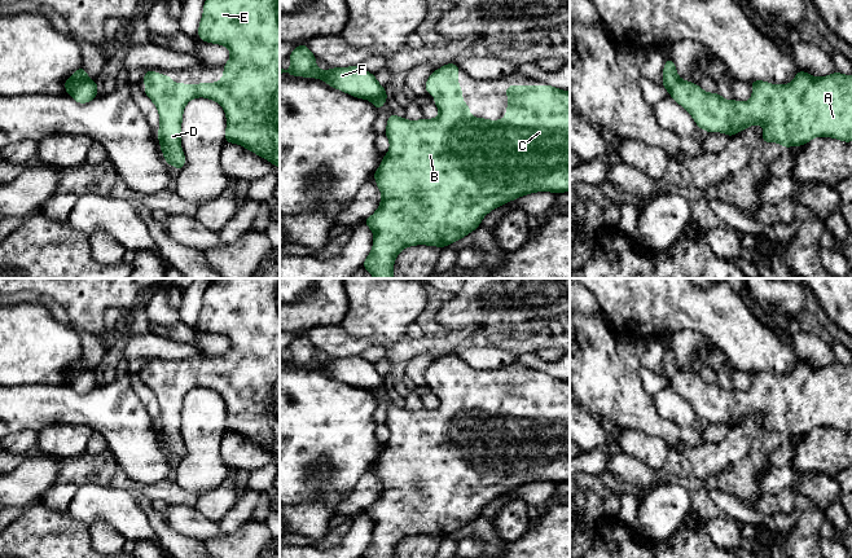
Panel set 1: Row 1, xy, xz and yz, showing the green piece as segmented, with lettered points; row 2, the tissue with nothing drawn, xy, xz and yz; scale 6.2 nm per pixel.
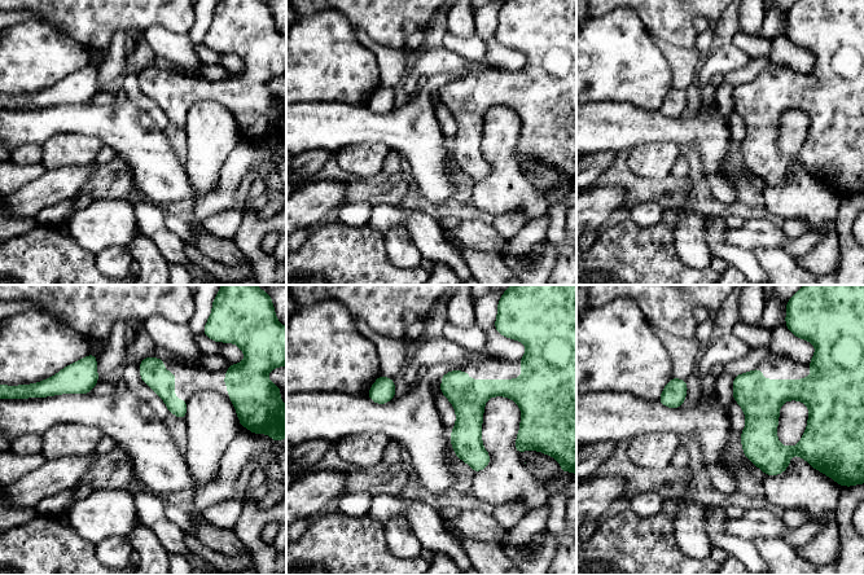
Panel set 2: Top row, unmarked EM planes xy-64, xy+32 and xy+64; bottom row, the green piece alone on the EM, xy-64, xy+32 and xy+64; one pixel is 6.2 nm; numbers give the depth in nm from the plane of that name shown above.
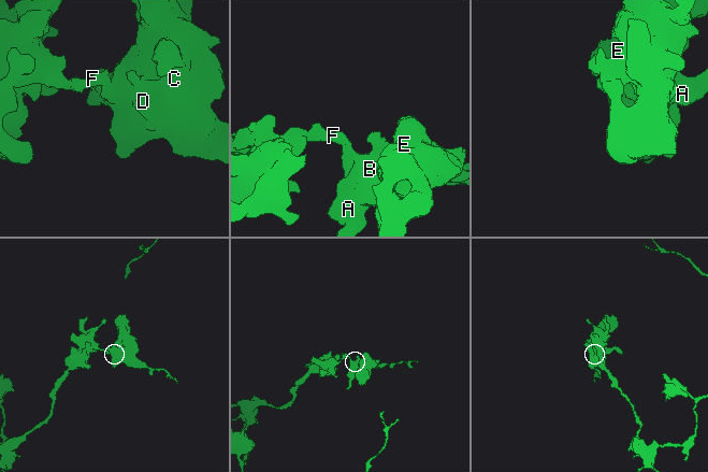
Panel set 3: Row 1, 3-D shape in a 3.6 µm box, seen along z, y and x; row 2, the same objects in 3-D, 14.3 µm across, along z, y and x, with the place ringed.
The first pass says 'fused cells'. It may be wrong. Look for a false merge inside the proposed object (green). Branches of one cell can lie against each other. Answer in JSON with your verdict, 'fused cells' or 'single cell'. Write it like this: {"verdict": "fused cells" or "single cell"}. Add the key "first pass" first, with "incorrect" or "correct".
{"first pass": "correct", "verdict": "fused cells"}

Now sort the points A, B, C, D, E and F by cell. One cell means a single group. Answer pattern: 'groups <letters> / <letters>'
groups A B C D E / F

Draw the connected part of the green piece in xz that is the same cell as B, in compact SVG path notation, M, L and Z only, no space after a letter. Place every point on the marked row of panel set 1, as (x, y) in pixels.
M447 63L443 67L434 71L426 84L427 93L435 96L434 104L439 109L439 115L435 119L420 119L410 122L407 118L396 117L391 114L387 119L387 128L385 135L390 140L390 150L383 157L381 166L374 172L374 180L381 190L382 199L378 210L363 223L365 223L373 232L373 249L364 262L363 268L368 269L373 278L395 278L392 274L394 263L396 255L408 246L427 245L445 247L453 243L466 234L475 230L482 219L493 208L505 205L509 201L518 197L535 193L535 192L553 192L562 193L570 192L570 92L554 88L552 85L509 85L505 89L505 95L509 97L509 105L506 107L506 117L501 120L488 120L484 118L473 118L467 104L462 101L462 89L458 87L458 70L454 63Z

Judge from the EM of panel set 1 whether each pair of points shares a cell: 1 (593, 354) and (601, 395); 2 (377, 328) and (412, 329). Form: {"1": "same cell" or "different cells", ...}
{"1": "same cell", "2": "different cells"}

